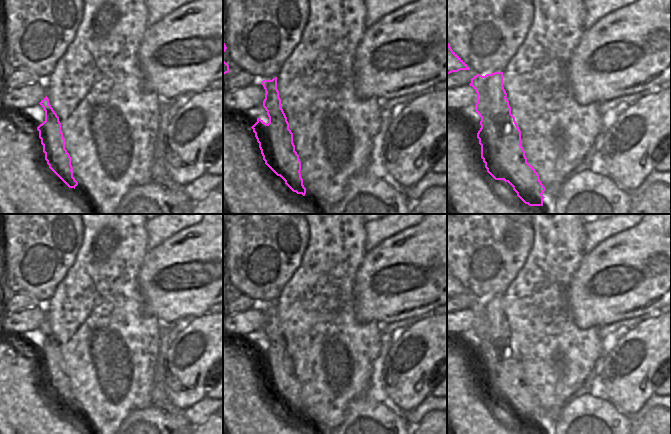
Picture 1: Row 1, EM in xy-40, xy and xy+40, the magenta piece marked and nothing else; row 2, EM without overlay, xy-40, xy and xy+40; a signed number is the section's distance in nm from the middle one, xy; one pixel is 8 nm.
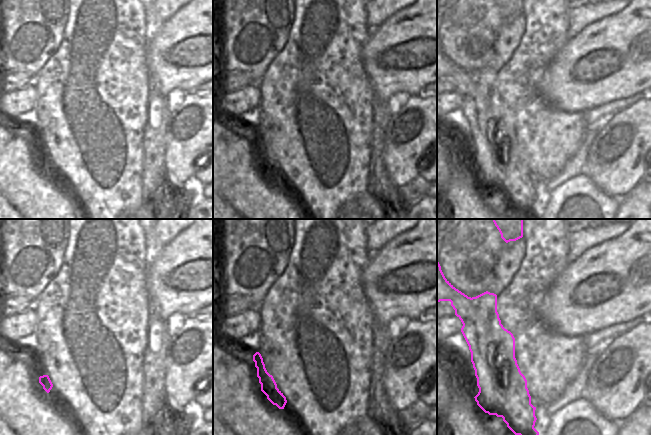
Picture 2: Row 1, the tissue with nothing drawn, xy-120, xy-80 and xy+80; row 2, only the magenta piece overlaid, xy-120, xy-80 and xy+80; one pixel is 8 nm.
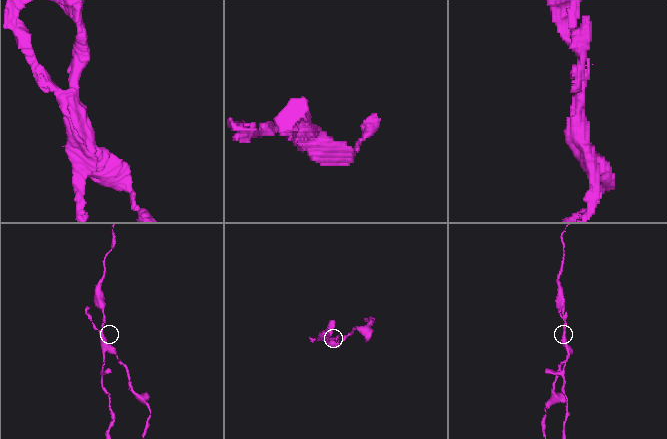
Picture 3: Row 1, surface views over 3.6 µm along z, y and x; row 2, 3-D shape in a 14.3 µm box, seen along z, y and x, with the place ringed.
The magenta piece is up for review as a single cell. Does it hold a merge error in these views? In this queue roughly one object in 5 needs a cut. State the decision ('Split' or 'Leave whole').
Split

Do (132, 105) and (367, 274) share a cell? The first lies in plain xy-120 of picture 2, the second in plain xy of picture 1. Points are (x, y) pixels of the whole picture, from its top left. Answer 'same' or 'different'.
different

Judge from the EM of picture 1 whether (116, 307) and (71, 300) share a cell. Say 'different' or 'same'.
same

